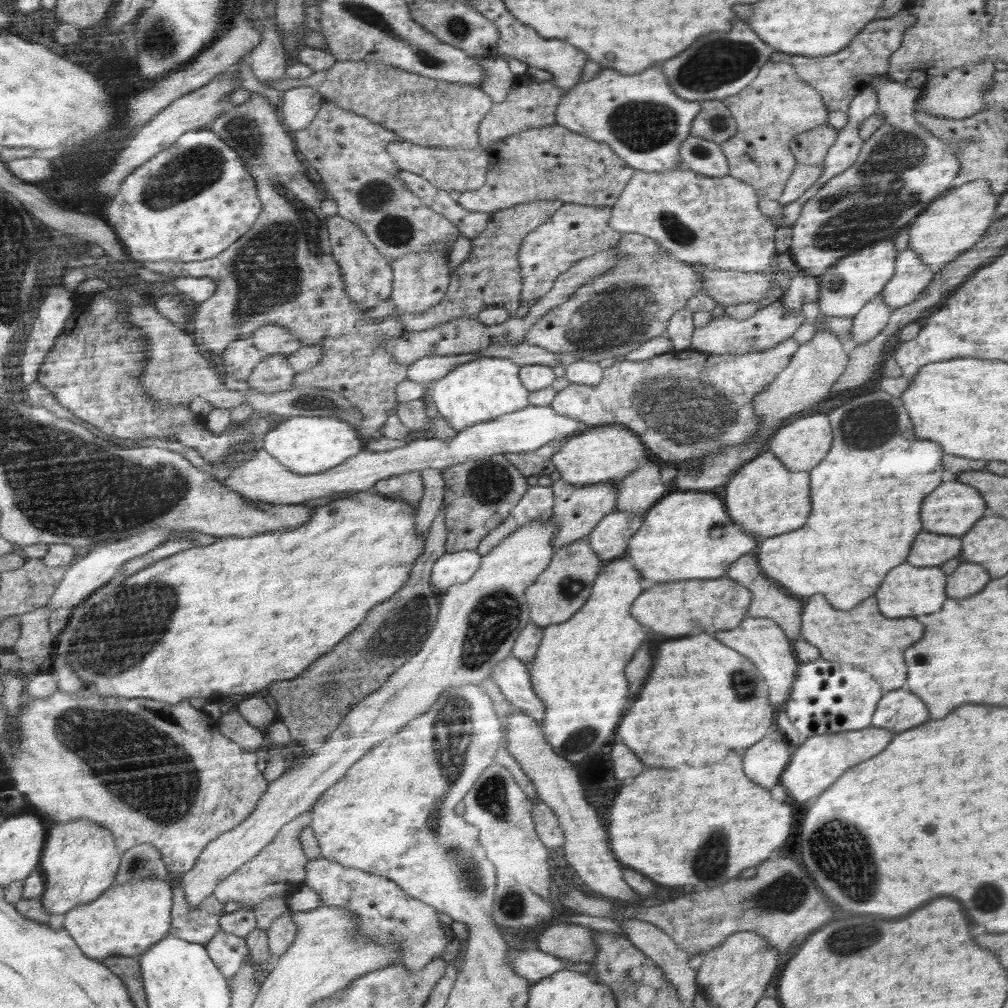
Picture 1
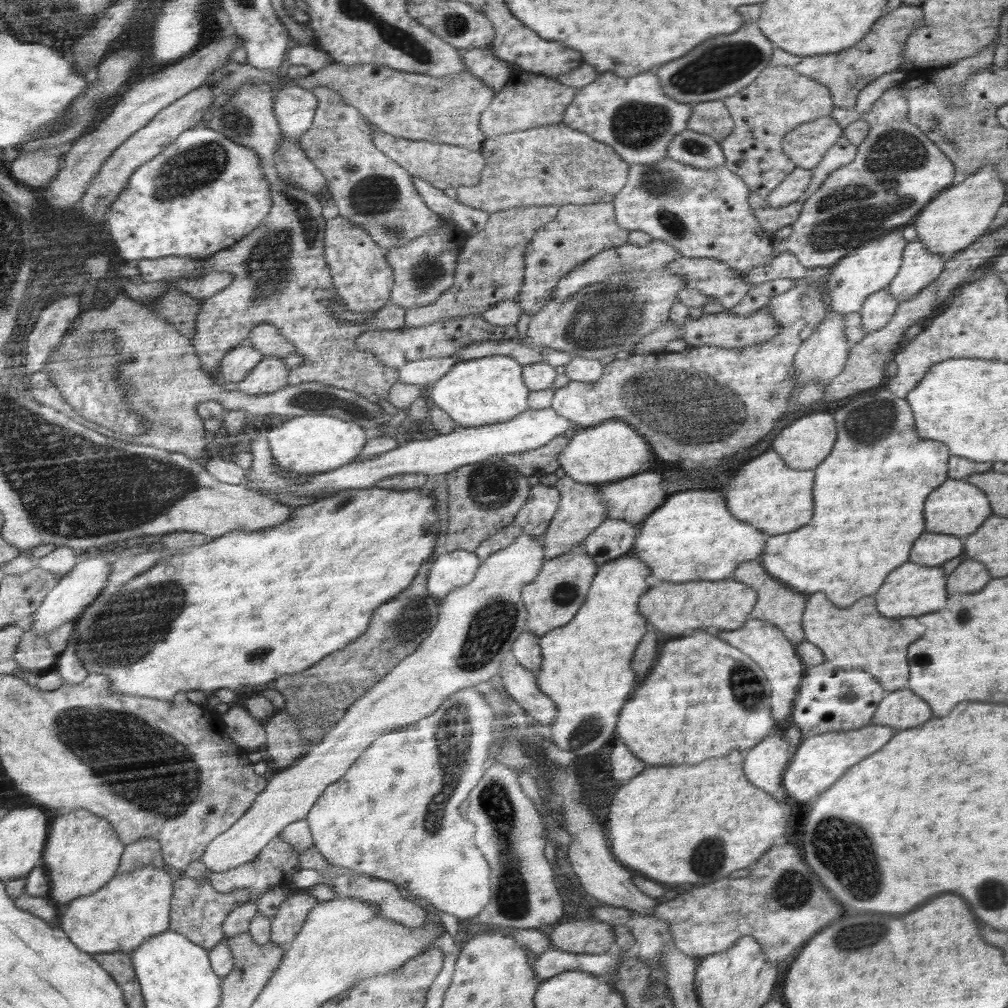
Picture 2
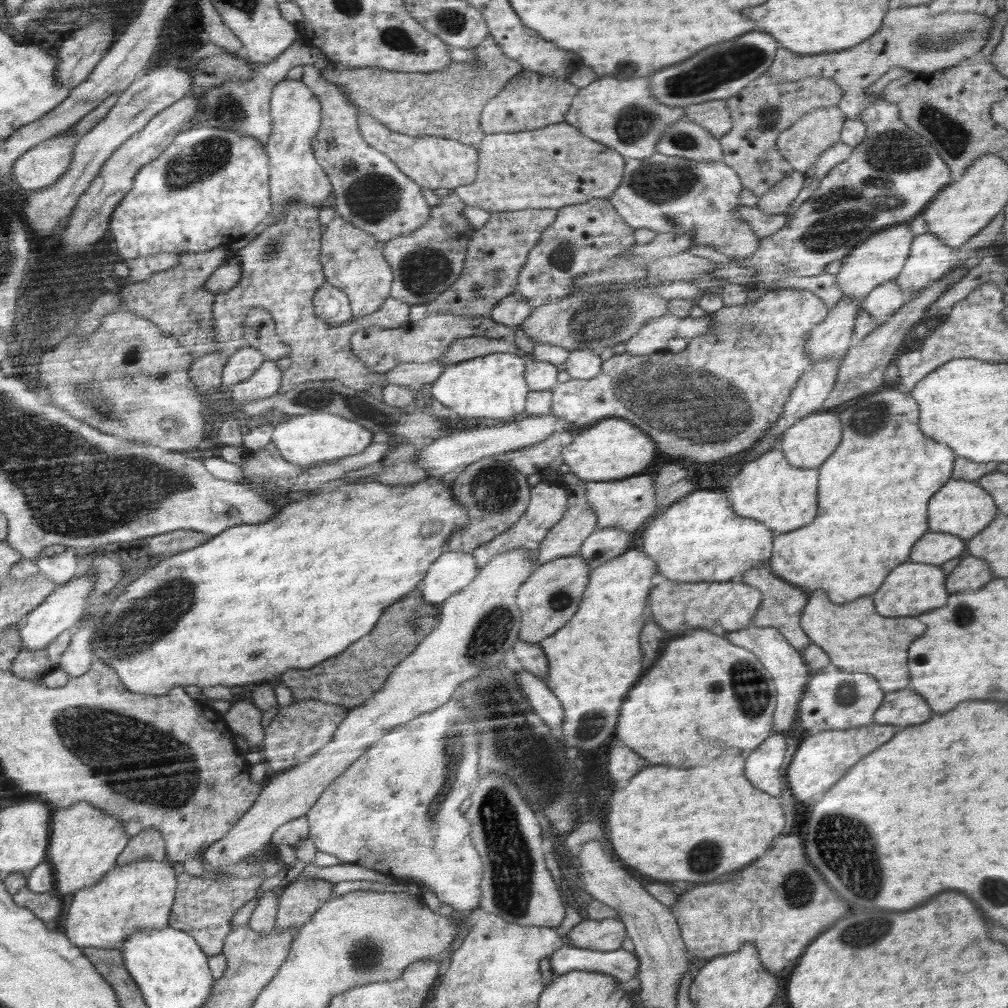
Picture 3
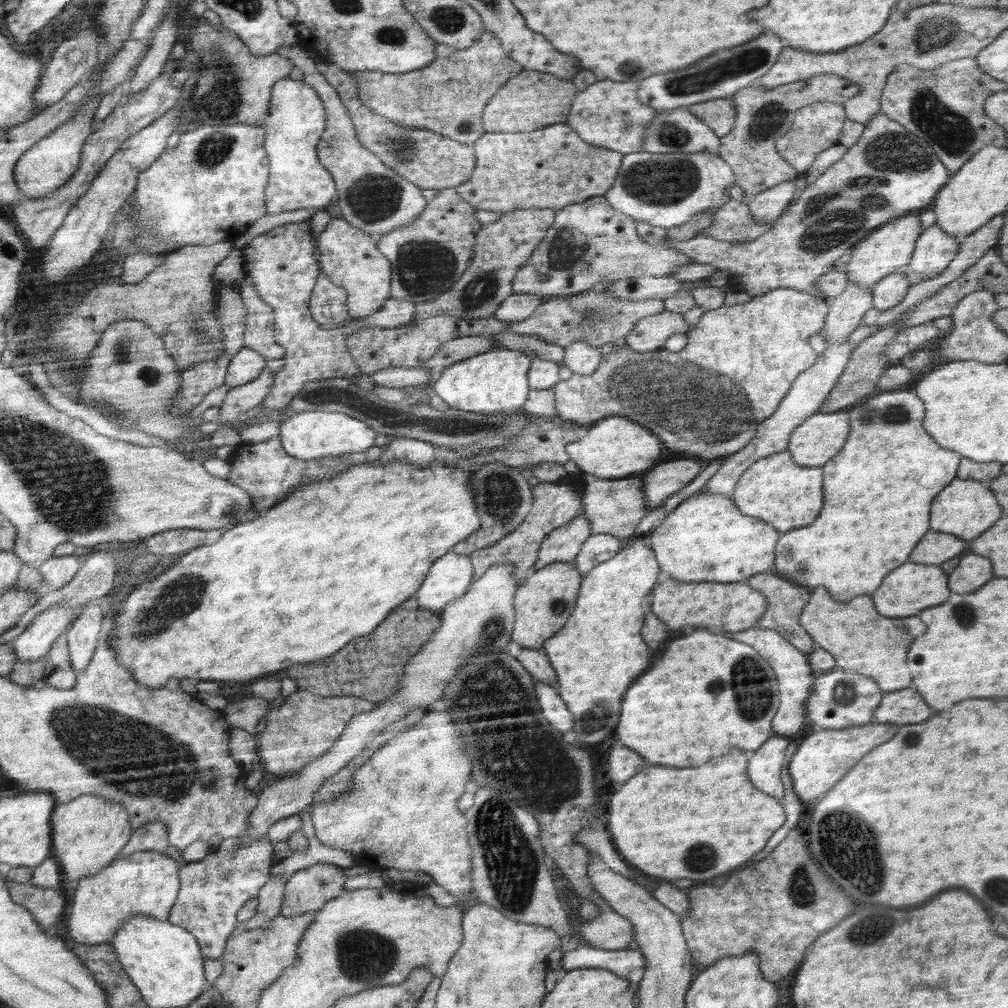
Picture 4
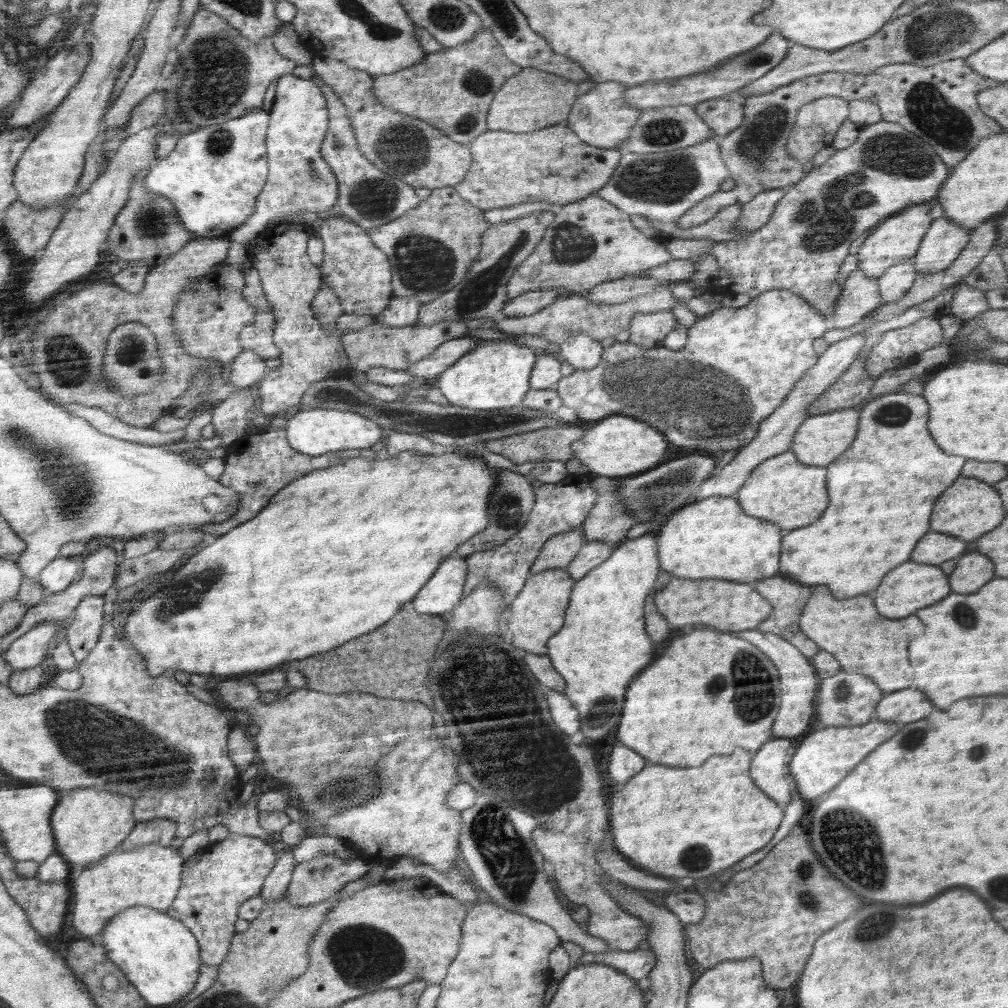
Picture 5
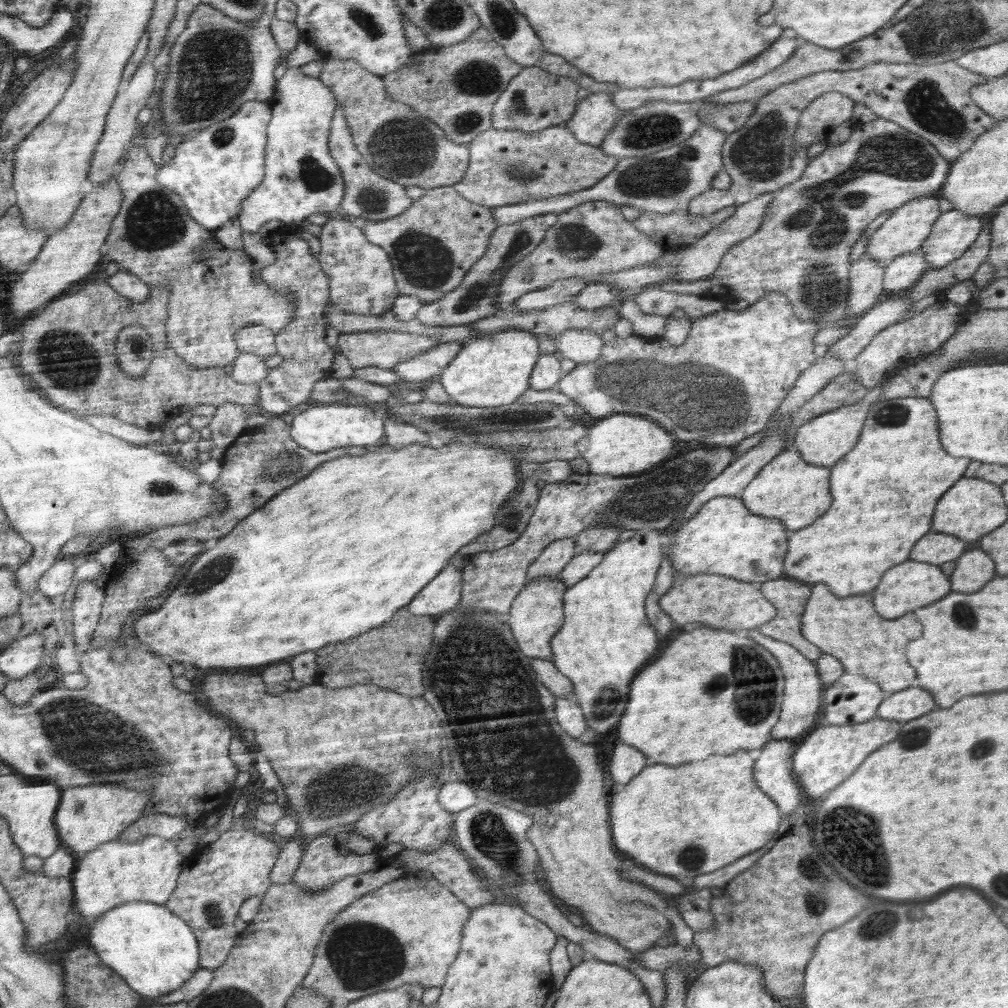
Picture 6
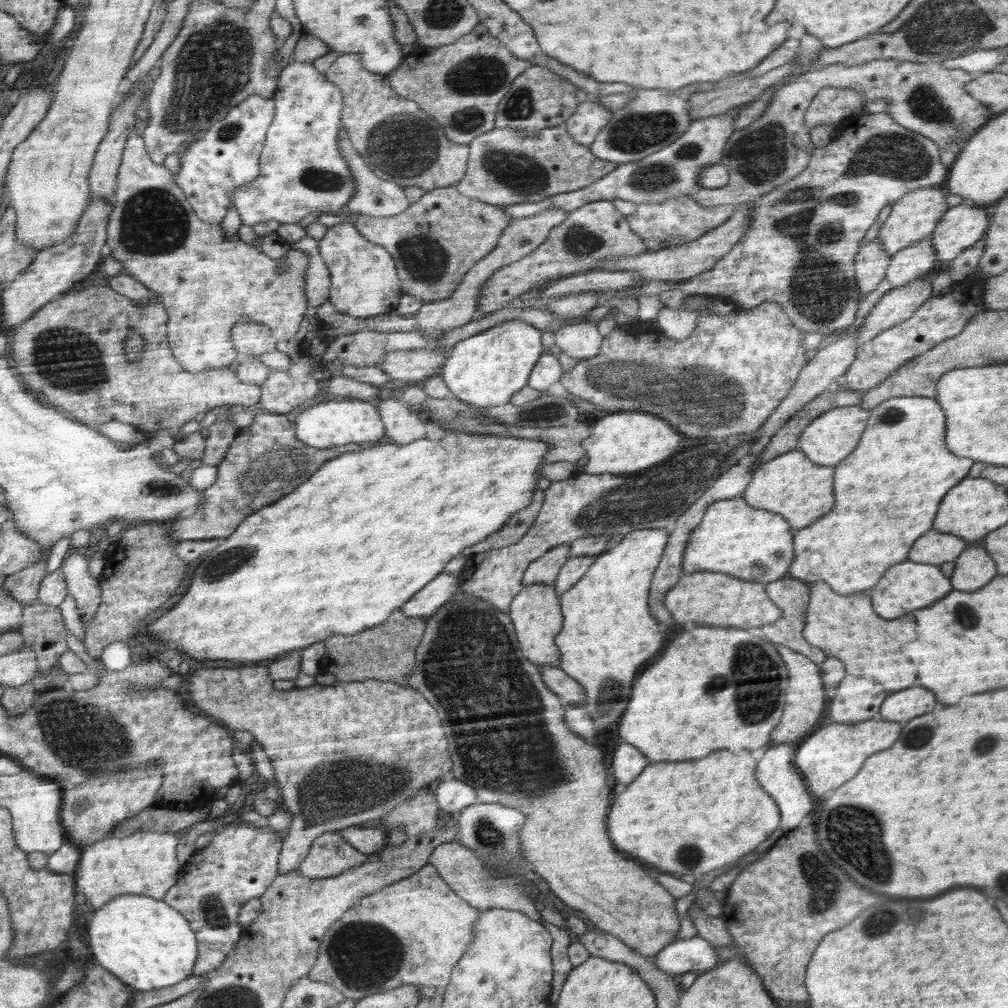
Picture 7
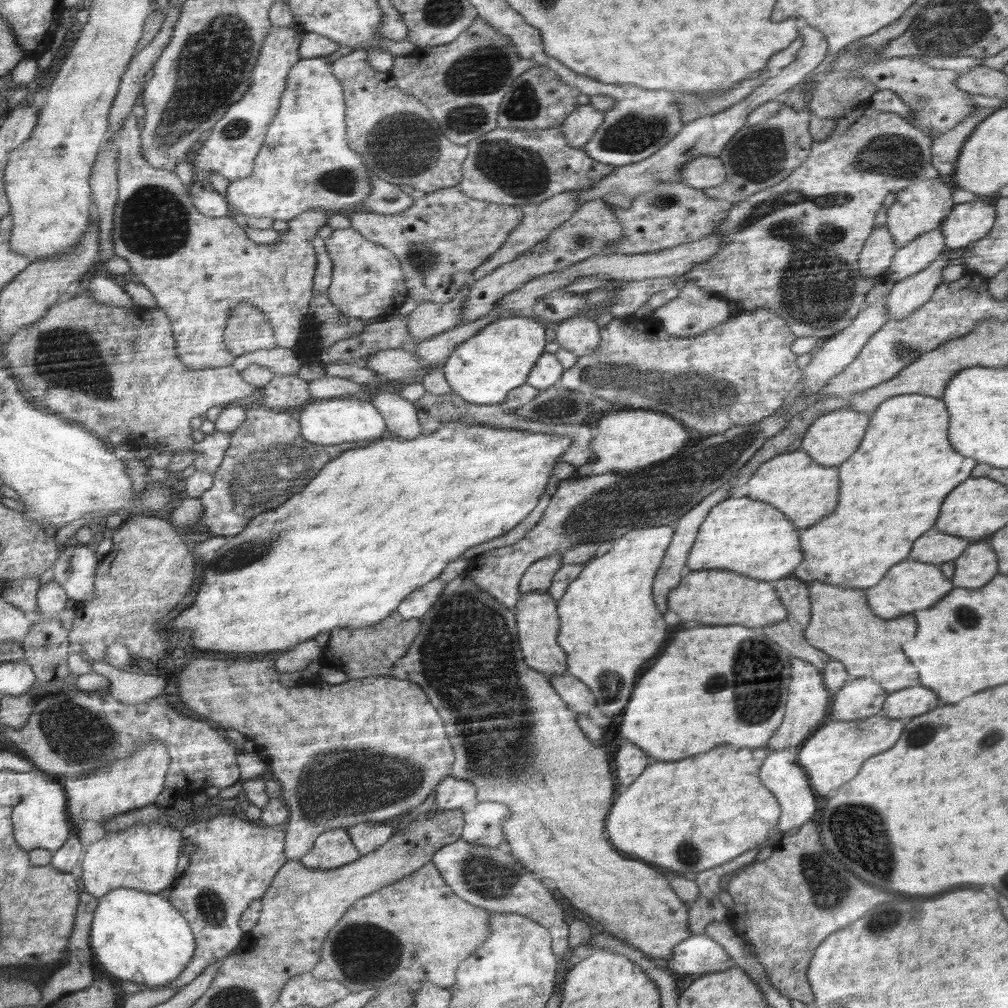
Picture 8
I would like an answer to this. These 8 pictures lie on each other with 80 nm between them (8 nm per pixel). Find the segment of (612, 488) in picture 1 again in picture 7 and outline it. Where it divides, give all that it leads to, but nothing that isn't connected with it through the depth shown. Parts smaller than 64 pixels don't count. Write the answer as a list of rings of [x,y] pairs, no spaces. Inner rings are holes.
[[[559,544],[531,563],[523,576],[524,586],[552,585],[570,558],[569,545]]]

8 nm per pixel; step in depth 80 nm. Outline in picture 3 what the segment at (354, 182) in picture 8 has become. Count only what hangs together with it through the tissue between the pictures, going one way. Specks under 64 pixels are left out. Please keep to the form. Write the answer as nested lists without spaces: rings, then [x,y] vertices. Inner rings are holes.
[[[283,80],[272,92],[271,117],[274,130],[267,142],[267,155],[272,156],[272,204],[278,212],[288,203],[320,205],[332,193],[333,185],[316,162],[311,142],[320,128],[321,104],[315,93],[302,80]]]

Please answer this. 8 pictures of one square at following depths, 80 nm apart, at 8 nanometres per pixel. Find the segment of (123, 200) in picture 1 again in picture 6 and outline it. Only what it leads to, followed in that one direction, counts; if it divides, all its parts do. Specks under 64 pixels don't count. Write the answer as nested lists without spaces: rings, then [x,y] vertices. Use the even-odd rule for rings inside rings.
[[[250,100],[231,118],[203,128],[193,137],[180,141],[174,157],[158,165],[156,182],[182,199],[192,220],[215,232],[229,220],[239,218],[244,199],[263,182],[267,124],[271,116],[269,101]]]

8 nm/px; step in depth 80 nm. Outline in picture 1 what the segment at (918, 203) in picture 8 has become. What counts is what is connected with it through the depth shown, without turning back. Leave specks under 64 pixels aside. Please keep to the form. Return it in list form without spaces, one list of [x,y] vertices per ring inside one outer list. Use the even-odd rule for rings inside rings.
[[[896,237],[868,245],[850,253],[818,277],[818,303],[820,314],[826,316],[854,316],[868,301],[884,292],[885,284],[894,276],[898,252],[894,248]]]

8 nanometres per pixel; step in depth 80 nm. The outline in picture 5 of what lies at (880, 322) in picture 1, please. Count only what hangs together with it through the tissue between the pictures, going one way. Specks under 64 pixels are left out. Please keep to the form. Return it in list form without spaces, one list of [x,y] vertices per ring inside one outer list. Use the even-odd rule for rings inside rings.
[[[915,257],[901,260],[892,265],[878,278],[879,299],[882,305],[887,305],[901,300],[904,293],[916,280]]]

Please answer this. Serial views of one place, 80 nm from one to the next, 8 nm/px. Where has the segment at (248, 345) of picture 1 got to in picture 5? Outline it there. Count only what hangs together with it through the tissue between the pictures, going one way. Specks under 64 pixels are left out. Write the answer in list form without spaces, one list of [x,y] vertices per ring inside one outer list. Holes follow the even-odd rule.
[[[243,349],[227,367],[226,375],[236,386],[249,387],[260,382],[269,371],[264,362],[259,353]]]

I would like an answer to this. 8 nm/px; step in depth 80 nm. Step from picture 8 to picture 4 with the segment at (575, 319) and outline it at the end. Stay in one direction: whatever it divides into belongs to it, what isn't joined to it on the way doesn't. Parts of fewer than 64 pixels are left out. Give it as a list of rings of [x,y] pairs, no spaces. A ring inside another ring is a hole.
[[[578,340],[565,347],[561,362],[573,374],[588,375],[599,368],[600,360],[603,360],[602,354],[600,354],[600,347],[592,346],[584,340]]]

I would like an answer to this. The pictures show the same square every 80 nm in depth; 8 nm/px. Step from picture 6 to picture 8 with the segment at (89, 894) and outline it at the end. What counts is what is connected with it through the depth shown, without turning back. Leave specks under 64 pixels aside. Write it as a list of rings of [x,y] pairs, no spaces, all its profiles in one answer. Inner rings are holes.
[[[162,822],[137,824],[122,832],[108,832],[100,840],[87,846],[82,862],[84,891],[102,899],[106,892],[118,888],[160,894],[173,887],[176,878],[176,860],[182,846],[182,834]]]

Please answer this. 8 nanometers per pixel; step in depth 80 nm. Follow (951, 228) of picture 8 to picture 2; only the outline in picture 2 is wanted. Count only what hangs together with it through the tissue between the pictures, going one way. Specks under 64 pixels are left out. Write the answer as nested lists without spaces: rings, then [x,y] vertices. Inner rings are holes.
[[[919,238],[905,246],[902,260],[899,271],[887,286],[887,291],[900,303],[910,300],[926,288],[948,261],[939,254],[932,254]]]

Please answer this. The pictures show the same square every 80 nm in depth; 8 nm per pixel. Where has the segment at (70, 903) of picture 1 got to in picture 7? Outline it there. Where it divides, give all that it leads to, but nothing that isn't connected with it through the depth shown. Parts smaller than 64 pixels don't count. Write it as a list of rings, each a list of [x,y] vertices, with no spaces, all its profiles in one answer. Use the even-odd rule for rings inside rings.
[[[150,766],[145,770],[124,770],[106,777],[94,777],[80,784],[70,784],[66,787],[67,796],[64,797],[62,824],[66,829],[66,835],[71,836],[71,842],[80,848],[88,846],[86,842],[94,844],[111,835],[120,823],[132,818],[151,806],[155,802],[154,796],[158,796],[162,782],[163,766]]]

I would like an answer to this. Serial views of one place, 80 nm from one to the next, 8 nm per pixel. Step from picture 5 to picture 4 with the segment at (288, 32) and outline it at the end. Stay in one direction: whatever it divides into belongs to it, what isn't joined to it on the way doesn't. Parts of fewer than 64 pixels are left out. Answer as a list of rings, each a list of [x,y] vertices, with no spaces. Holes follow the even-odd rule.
[[[298,41],[288,47],[280,47],[276,53],[292,61],[304,74],[301,80],[320,92],[320,96],[324,96],[323,104],[328,104],[328,132],[323,132],[324,140],[319,140],[320,160],[324,160],[324,168],[332,172],[338,187],[339,216],[375,237],[415,222],[427,208],[428,202],[422,195],[422,189],[402,178],[394,169],[385,165],[379,156],[364,147],[355,131],[354,120],[336,88],[319,72],[316,61],[312,61]]]

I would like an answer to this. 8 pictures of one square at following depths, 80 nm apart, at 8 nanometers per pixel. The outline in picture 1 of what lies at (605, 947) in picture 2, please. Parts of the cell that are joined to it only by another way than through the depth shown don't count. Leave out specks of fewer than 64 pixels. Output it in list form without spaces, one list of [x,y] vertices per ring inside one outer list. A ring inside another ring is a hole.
[[[559,923],[536,936],[536,948],[563,960],[589,962],[599,952],[595,940],[598,935],[598,931],[582,925]]]

